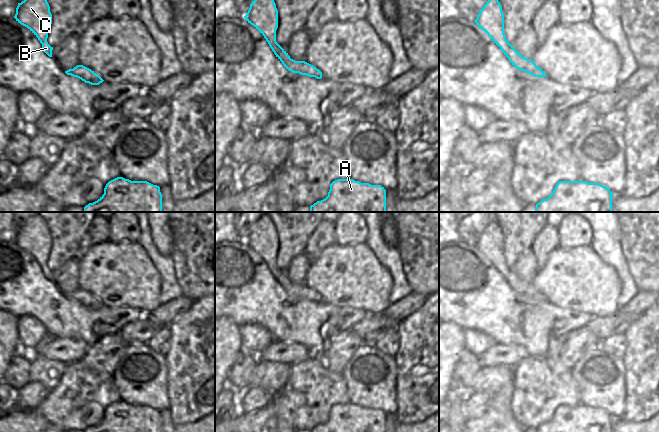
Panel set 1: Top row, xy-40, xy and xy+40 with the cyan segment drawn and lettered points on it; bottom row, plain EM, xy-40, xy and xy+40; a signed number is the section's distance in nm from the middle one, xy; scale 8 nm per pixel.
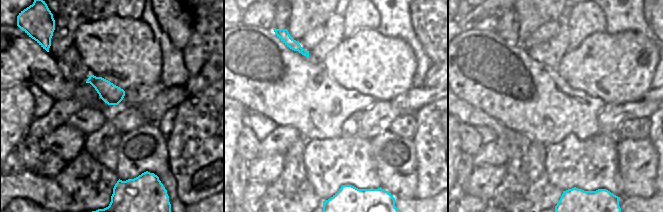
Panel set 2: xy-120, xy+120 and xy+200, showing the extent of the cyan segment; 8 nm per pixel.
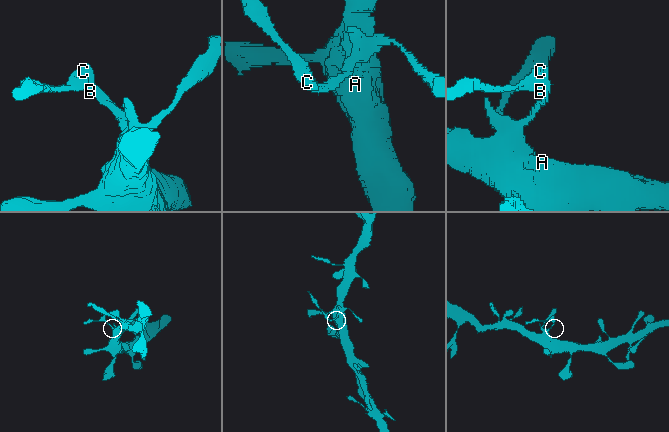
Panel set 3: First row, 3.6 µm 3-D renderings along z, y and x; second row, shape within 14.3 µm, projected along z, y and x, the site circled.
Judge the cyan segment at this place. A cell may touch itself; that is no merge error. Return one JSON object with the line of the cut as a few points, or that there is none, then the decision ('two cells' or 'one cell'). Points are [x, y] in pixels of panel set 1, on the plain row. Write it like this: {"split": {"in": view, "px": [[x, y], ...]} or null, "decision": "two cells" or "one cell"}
{"split": null, "decision": "one cell"}

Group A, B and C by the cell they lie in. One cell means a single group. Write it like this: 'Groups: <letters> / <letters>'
Groups: A B C.

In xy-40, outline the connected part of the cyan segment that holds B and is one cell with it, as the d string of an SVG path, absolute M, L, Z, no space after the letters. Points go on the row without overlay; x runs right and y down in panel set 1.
M35 215L28 219L21 227L18 227L14 242L38 262L44 276L52 281L53 271L47 266L52 238L44 218Z

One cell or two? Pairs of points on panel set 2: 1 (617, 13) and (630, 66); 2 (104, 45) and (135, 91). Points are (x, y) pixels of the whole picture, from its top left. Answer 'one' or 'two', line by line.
1: two
2: two

